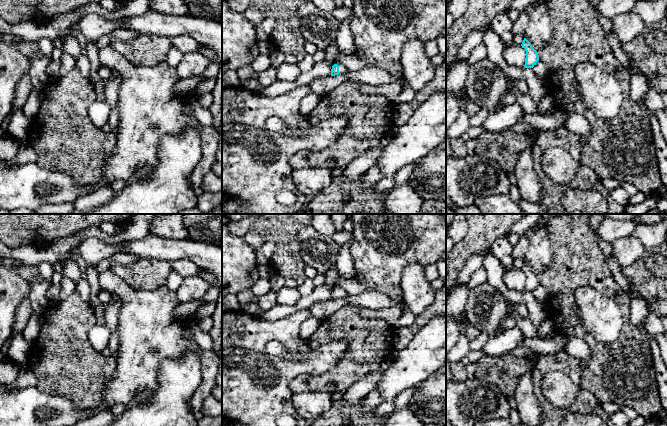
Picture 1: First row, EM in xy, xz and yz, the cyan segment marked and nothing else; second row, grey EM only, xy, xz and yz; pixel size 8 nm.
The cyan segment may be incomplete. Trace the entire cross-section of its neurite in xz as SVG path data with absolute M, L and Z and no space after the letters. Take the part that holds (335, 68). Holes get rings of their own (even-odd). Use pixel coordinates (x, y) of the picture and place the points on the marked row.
M336 63L332 66L331 76L341 75L341 74L344 74L346 72L347 72L347 70L342 64Z

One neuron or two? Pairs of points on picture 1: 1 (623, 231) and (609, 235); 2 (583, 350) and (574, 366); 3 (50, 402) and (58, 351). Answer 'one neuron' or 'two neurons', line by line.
1: one neuron
2: two neurons
3: two neurons

